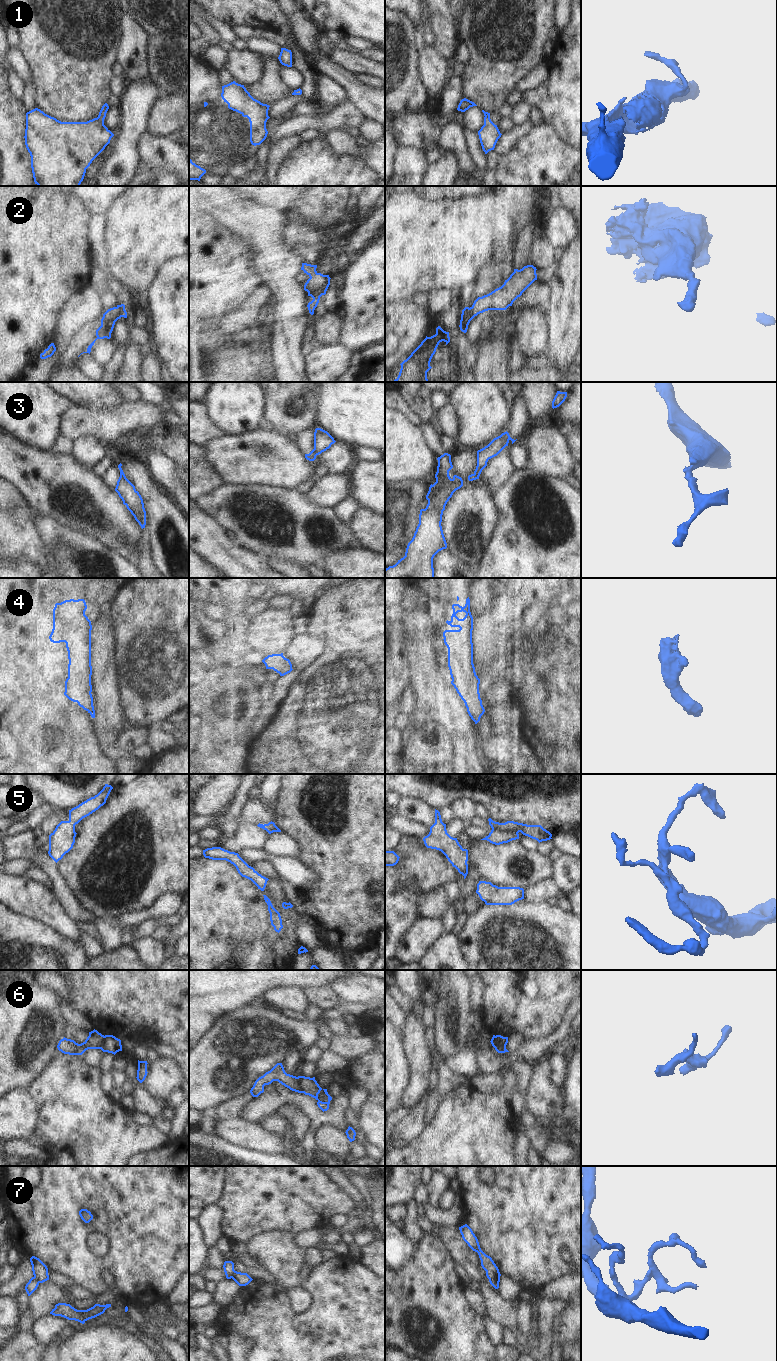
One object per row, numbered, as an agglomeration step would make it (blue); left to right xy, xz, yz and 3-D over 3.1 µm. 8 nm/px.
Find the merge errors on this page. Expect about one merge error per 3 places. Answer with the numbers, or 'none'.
3, 6, 7

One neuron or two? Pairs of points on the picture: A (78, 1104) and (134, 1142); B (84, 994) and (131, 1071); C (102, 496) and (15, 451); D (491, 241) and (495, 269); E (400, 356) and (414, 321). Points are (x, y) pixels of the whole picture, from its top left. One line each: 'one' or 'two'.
A: one
B: two
C: one
D: two
E: one

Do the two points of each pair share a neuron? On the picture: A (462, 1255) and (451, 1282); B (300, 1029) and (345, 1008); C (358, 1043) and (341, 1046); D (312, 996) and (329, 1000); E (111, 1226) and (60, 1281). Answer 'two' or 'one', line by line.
A: two
B: two
C: one
D: one
E: two

